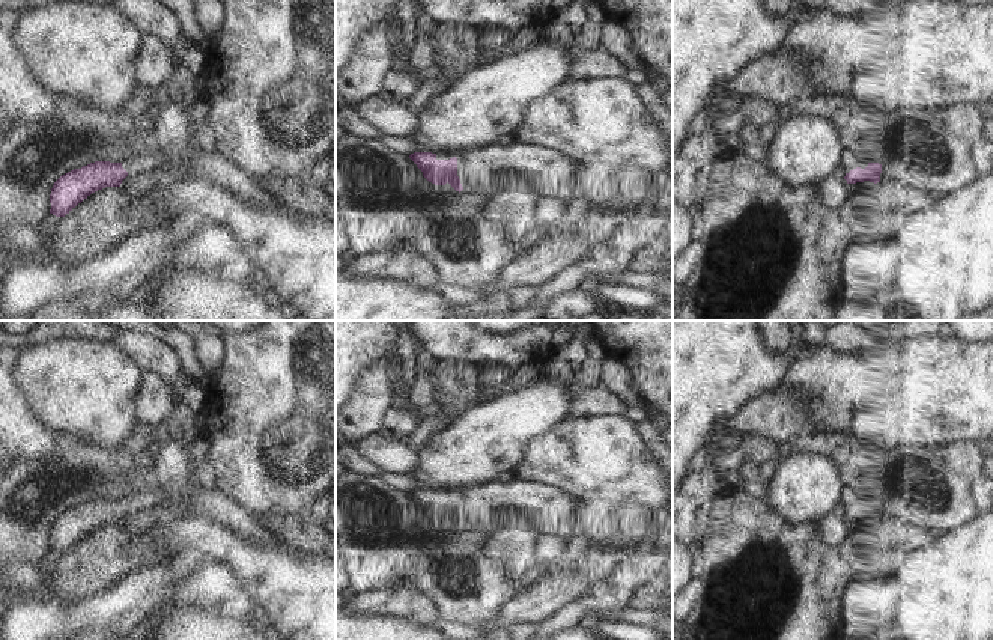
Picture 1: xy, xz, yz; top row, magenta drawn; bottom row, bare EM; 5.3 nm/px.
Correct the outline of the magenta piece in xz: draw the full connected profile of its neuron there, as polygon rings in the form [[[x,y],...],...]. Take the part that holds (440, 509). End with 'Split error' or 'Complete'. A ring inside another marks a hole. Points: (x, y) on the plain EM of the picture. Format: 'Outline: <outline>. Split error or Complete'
Outline: [[[528,480],[489,482],[447,491],[414,489],[409,495],[429,520],[448,520],[459,530],[483,529],[492,517],[503,514],[510,520],[527,520],[539,533],[570,538],[581,532],[573,498]]]. Split error

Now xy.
Outline: [[[153,483],[149,494],[134,491],[122,500],[95,498],[62,512],[51,526],[50,551],[65,554],[92,530],[105,524],[120,524],[128,512],[137,512],[159,501],[170,503],[181,512],[208,517],[256,544],[280,545],[280,539],[259,524],[257,515],[245,510],[236,500],[223,495],[217,488],[205,491],[191,486],[172,498],[164,488]]]. Split error

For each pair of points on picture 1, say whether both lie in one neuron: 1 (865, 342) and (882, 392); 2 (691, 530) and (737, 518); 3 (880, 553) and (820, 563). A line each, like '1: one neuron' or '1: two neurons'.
1: two neurons
2: two neurons
3: one neuron

